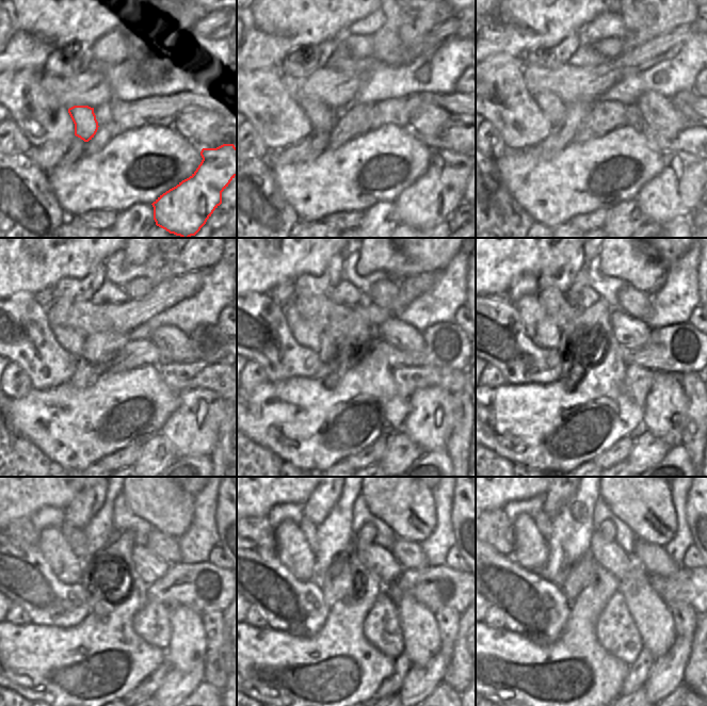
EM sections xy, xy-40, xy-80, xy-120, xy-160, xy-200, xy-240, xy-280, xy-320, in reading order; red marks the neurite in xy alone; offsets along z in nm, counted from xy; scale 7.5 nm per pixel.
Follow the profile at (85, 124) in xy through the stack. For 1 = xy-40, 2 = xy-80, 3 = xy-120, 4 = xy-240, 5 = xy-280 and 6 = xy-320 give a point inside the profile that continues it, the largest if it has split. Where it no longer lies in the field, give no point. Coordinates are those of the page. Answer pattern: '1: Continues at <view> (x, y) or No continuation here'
1: Continues at xy-40 (322, 116)
2: Continues at xy-80 (550, 103)
3: Continues at xy-120 (70, 339)
4: Continues at xy-240 (66, 566)
5: Continues at xy-280 (293, 551)
6: Continues at xy-320 (530, 549)

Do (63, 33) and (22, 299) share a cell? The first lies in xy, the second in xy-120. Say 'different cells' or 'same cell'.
different cells

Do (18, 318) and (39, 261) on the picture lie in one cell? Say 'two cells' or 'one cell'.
two cells

